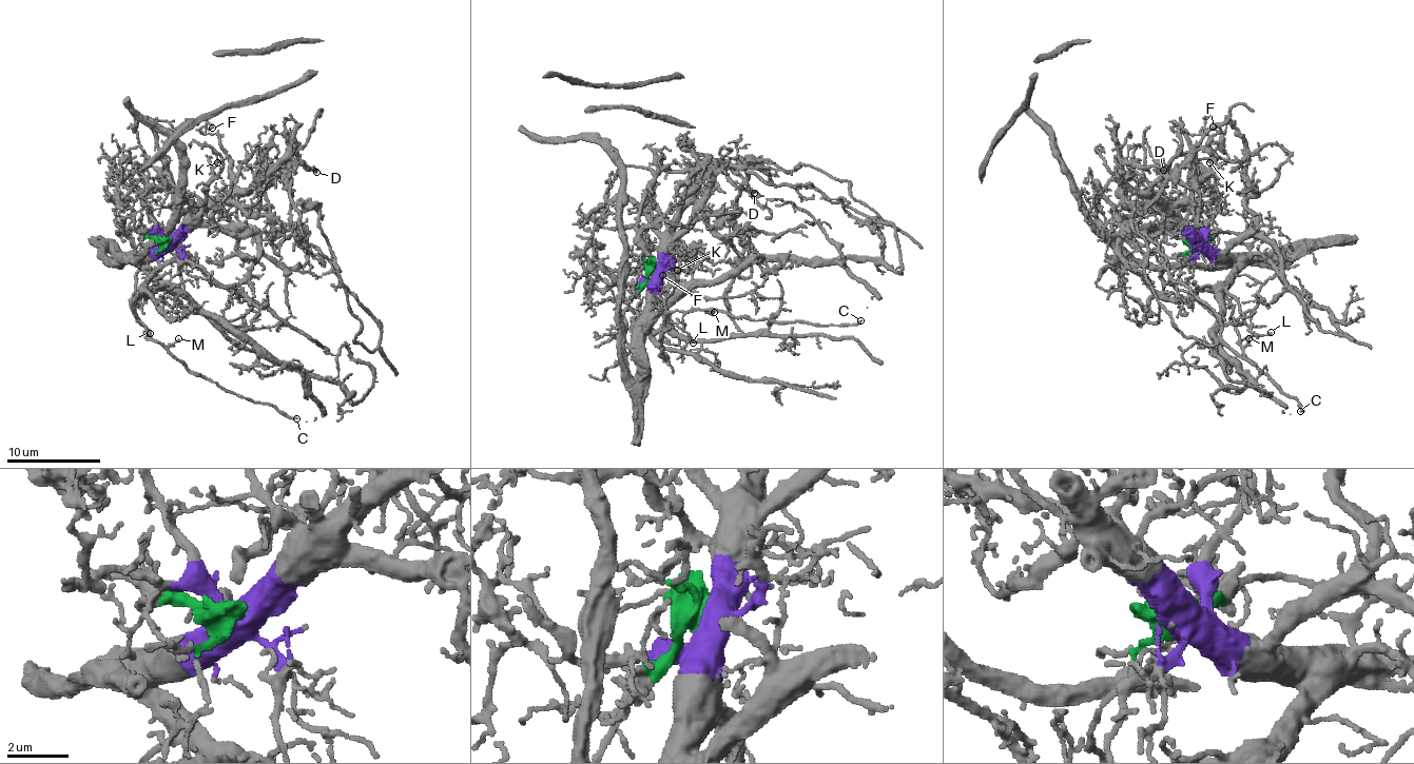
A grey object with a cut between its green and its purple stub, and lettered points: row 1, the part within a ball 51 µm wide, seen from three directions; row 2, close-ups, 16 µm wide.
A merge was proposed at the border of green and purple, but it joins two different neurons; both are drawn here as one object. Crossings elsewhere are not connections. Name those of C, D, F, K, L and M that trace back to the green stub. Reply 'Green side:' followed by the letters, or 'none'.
Green side: C, L, M

